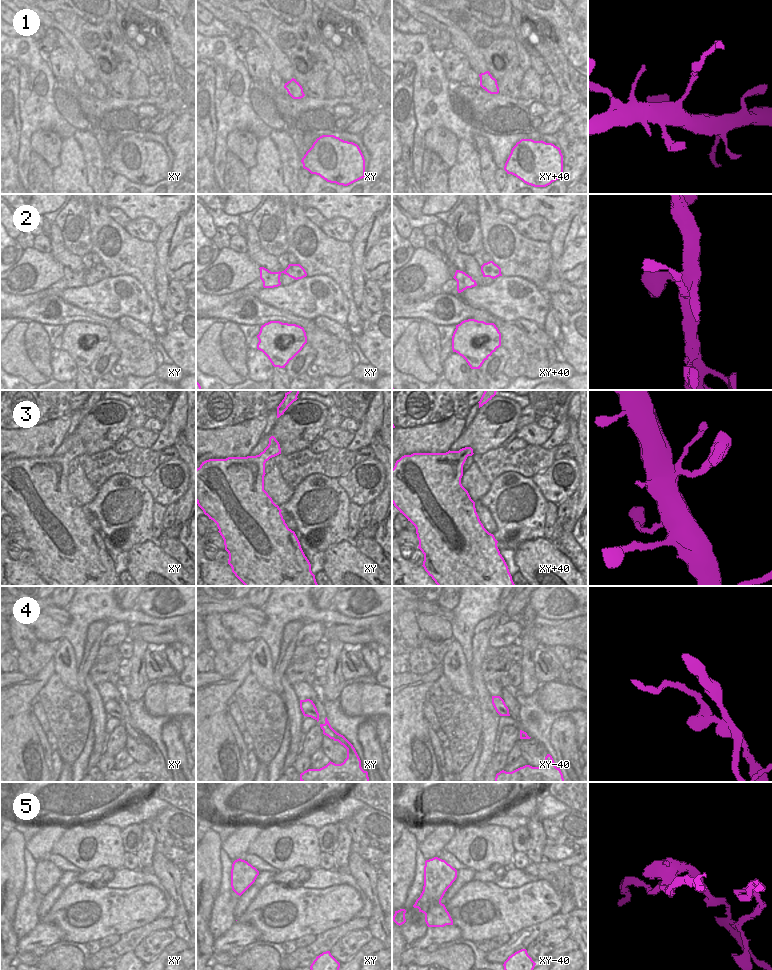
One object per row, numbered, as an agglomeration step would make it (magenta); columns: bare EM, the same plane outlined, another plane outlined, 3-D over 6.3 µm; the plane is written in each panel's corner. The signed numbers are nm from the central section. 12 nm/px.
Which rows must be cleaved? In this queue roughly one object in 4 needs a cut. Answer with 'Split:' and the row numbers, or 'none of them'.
Split: 1, 4, 5

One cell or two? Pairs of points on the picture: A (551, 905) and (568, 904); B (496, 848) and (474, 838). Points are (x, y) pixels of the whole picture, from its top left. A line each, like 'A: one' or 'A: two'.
A: two
B: one

